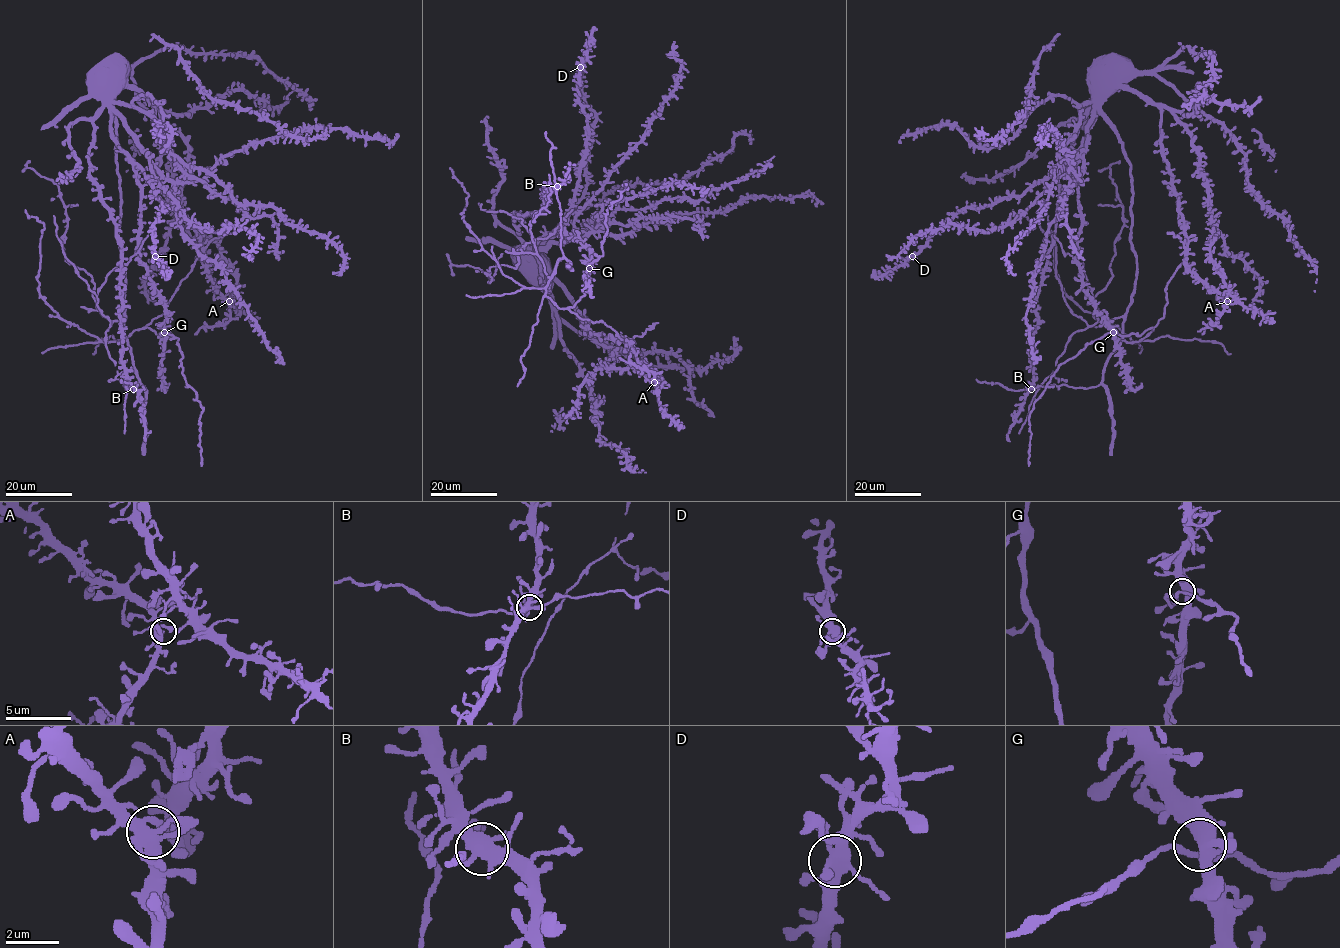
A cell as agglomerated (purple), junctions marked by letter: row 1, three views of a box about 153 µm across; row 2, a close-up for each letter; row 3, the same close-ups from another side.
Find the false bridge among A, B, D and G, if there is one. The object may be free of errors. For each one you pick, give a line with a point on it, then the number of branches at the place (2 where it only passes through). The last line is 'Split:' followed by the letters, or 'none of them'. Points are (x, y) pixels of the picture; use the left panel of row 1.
Split: none of them

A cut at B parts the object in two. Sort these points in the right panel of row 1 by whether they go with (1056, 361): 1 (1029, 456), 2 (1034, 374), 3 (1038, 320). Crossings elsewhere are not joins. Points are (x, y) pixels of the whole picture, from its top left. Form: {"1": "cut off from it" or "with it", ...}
{"1": "with it", "2": "cut off from it", "3": "cut off from it"}

